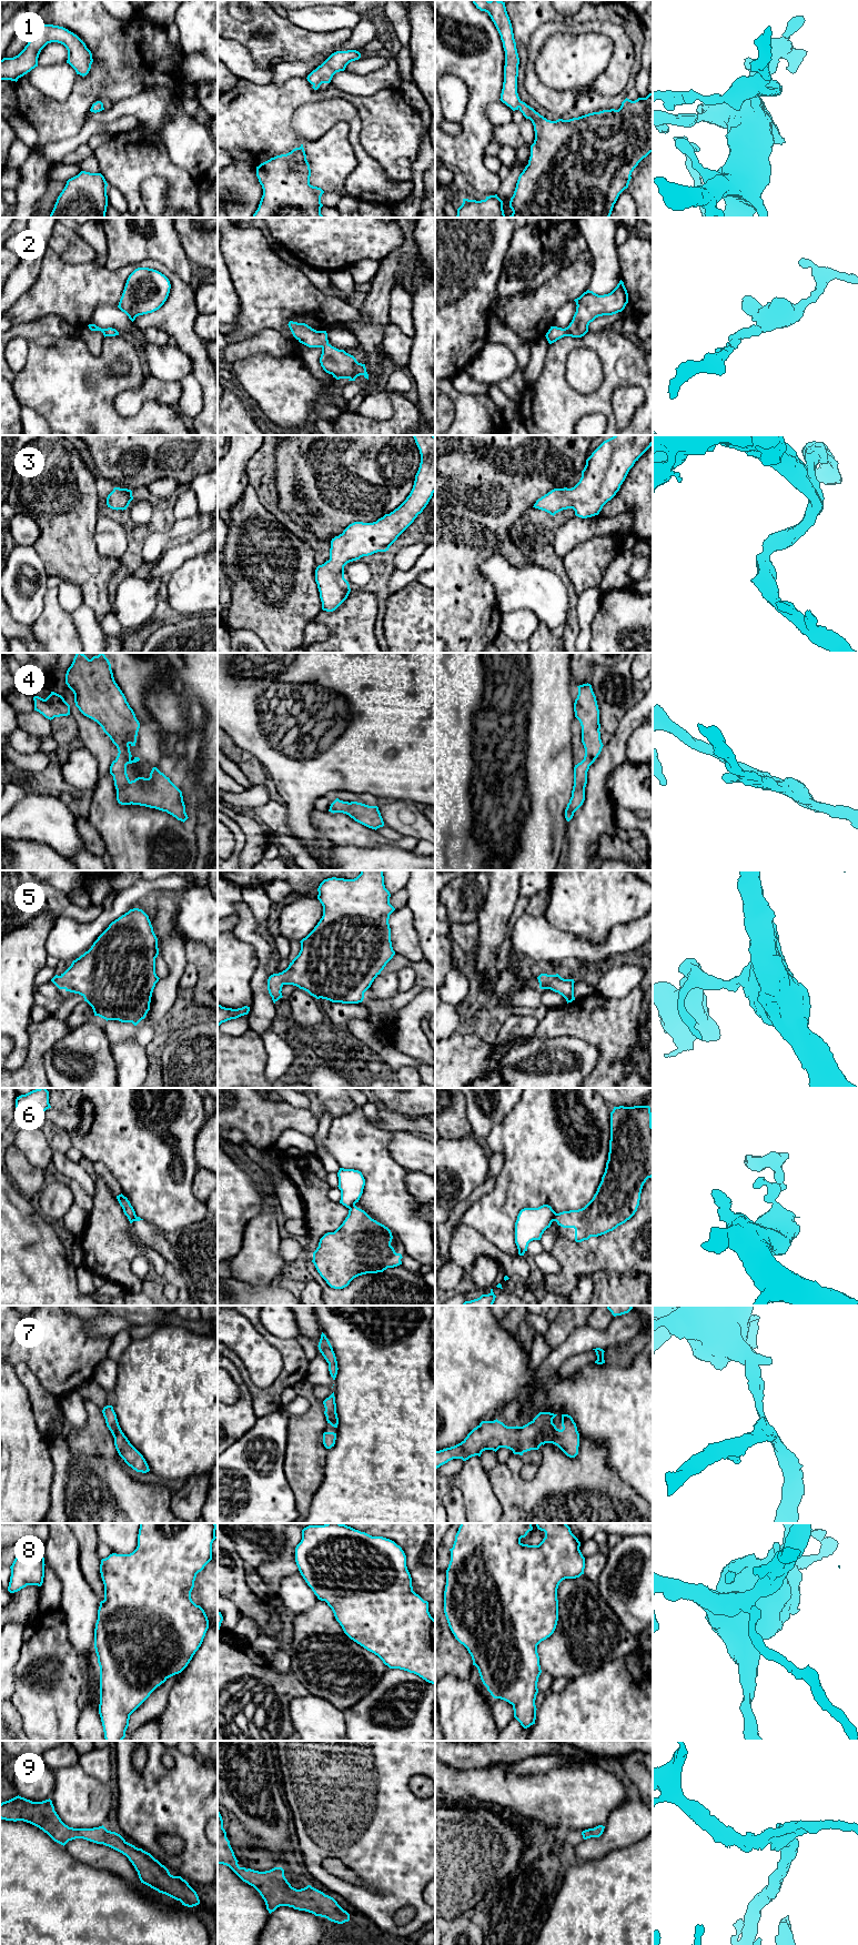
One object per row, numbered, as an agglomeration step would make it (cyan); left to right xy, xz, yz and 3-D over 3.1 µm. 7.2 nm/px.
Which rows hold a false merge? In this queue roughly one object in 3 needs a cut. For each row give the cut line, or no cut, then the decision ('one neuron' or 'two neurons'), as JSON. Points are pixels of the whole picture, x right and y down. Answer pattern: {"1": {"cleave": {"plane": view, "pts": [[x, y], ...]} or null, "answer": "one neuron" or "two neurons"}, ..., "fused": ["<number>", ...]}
{"1": {"cleave": null, "answer": "one neuron"}, "2": {"cleave": null, "answer": "one neuron"}, "3": {"cleave": null, "answer": "one neuron"}, "4": {"cleave": null, "answer": "one neuron"}, "5": {"cleave": null, "answer": "one neuron"}, "6": {"cleave": {"plane": "yz", "pts": [[557, 1213], [553, 1220]]}, "answer": "two neurons"}, "7": {"cleave": null, "answer": "one neuron"}, "8": {"cleave": null, "answer": "one neuron"}, "9": {"cleave": null, "answer": "one neuron"}, "fused": ["6"]}

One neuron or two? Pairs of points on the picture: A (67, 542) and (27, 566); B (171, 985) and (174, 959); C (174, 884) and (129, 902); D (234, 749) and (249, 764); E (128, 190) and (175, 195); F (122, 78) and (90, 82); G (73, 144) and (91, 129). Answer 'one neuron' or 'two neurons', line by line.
A: two neurons
B: one neuron
C: one neuron
D: one neuron
E: one neuron
F: one neuron
G: one neuron

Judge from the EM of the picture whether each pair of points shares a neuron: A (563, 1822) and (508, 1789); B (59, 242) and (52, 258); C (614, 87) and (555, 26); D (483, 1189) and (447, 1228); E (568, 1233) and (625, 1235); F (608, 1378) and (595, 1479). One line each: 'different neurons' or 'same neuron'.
A: same neuron
B: different neurons
C: same neuron
D: same neuron
E: different neurons
F: different neurons

